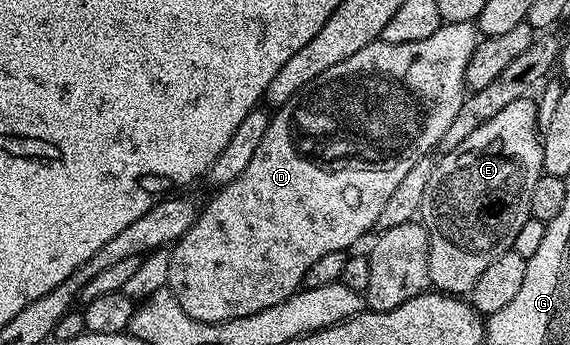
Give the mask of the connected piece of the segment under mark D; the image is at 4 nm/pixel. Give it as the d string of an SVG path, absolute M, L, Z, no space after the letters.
M444 23L442 27L437 29L437 33L433 33L433 37L425 37L425 41L409 41L405 45L393 45L376 41L365 45L365 49L353 53L353 57L345 57L345 61L341 61L338 65L333 65L333 69L325 69L325 73L321 73L321 77L317 77L317 81L309 81L309 85L305 85L305 89L301 89L301 93L297 93L292 97L284 107L278 108L271 115L271 124L269 129L265 129L265 138L261 140L261 145L257 145L257 153L253 153L253 158L249 160L249 165L241 173L241 177L237 177L237 181L229 181L229 185L218 188L214 192L215 196L208 201L200 210L199 218L195 224L189 229L189 233L185 233L179 238L178 243L170 248L171 260L169 261L169 273L167 286L171 288L171 292L177 297L177 301L181 301L181 309L185 309L185 313L189 313L189 317L193 317L197 321L209 321L210 323L224 323L233 317L249 317L249 313L261 313L261 309L269 309L269 305L277 305L277 301L285 301L285 297L289 297L294 291L303 287L303 278L305 273L309 273L309 265L313 265L313 261L317 261L325 253L337 253L338 251L347 251L351 246L366 233L370 227L374 228L378 224L381 217L381 209L385 209L385 204L389 202L389 196L397 190L397 185L409 174L409 169L413 169L413 165L417 165L417 161L428 158L432 154L431 150L439 147L439 142L445 136L445 129L449 129L449 125L453 121L453 117L457 117L457 109L461 109L465 98L465 65L469 65L469 57L473 53L473 49L478 45L480 36L477 34L475 23Z

